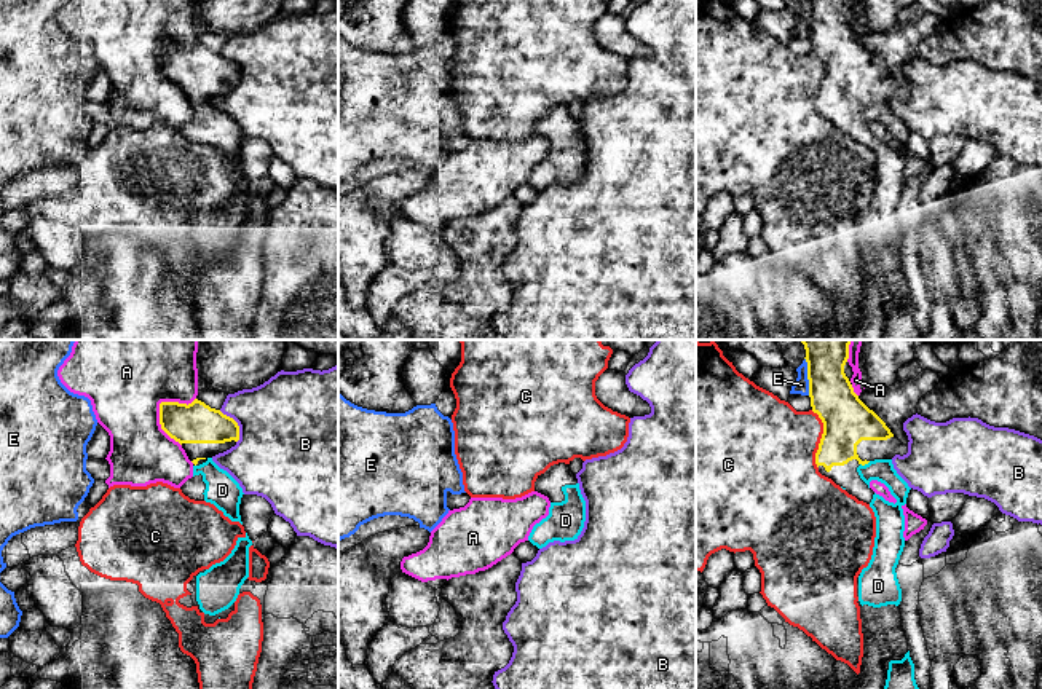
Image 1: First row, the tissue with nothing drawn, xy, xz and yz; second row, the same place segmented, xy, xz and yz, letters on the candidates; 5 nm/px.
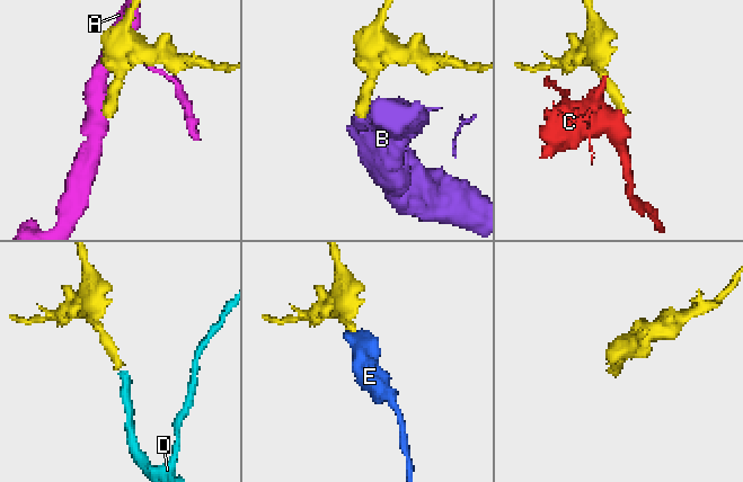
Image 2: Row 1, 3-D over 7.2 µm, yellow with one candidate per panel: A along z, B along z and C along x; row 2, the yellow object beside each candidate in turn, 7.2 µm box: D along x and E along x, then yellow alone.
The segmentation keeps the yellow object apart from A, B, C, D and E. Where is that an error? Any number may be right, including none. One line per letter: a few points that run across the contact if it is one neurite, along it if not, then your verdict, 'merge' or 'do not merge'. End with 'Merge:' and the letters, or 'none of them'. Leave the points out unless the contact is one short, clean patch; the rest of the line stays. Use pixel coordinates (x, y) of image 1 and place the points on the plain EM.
A: do not merge
B: do not merge
C: do not merge
D: line yz (846, 62), (846, 90), (865, 106), (872, 112), (883, 114); merge
E: line yz (805, 0), (809, 37); do not merge
Merge: D

